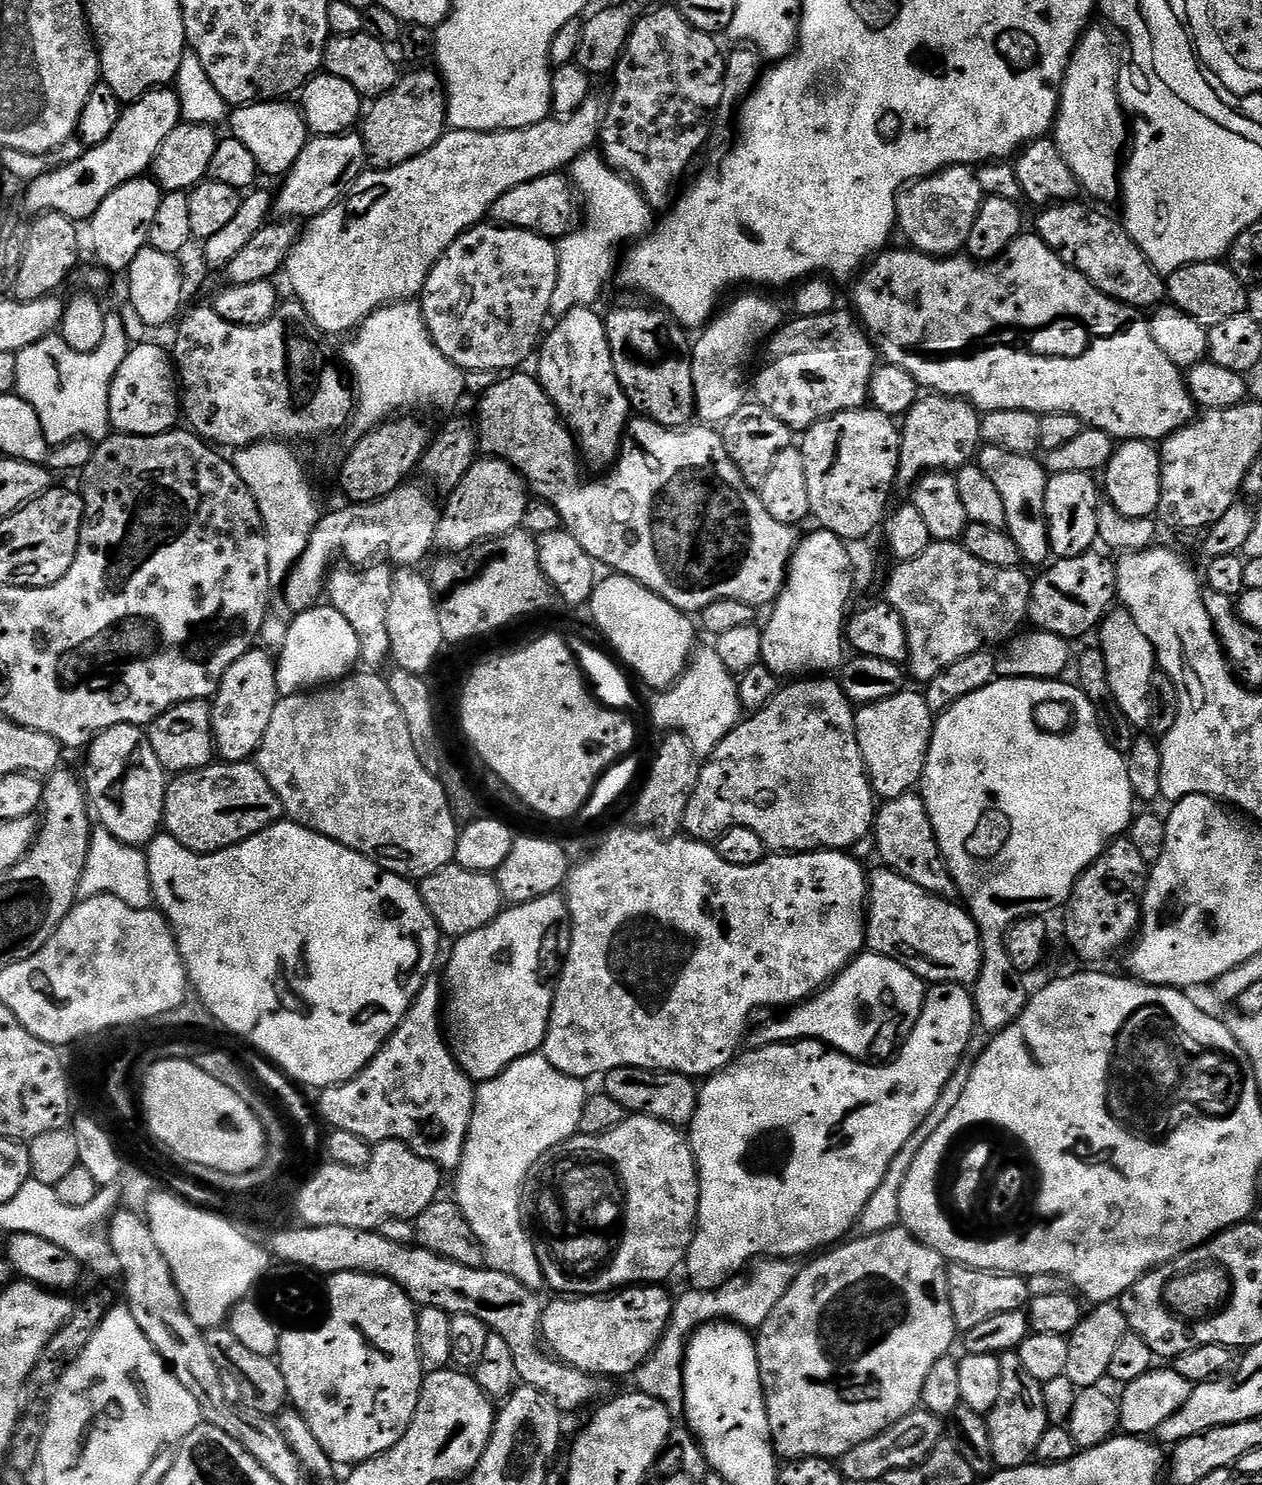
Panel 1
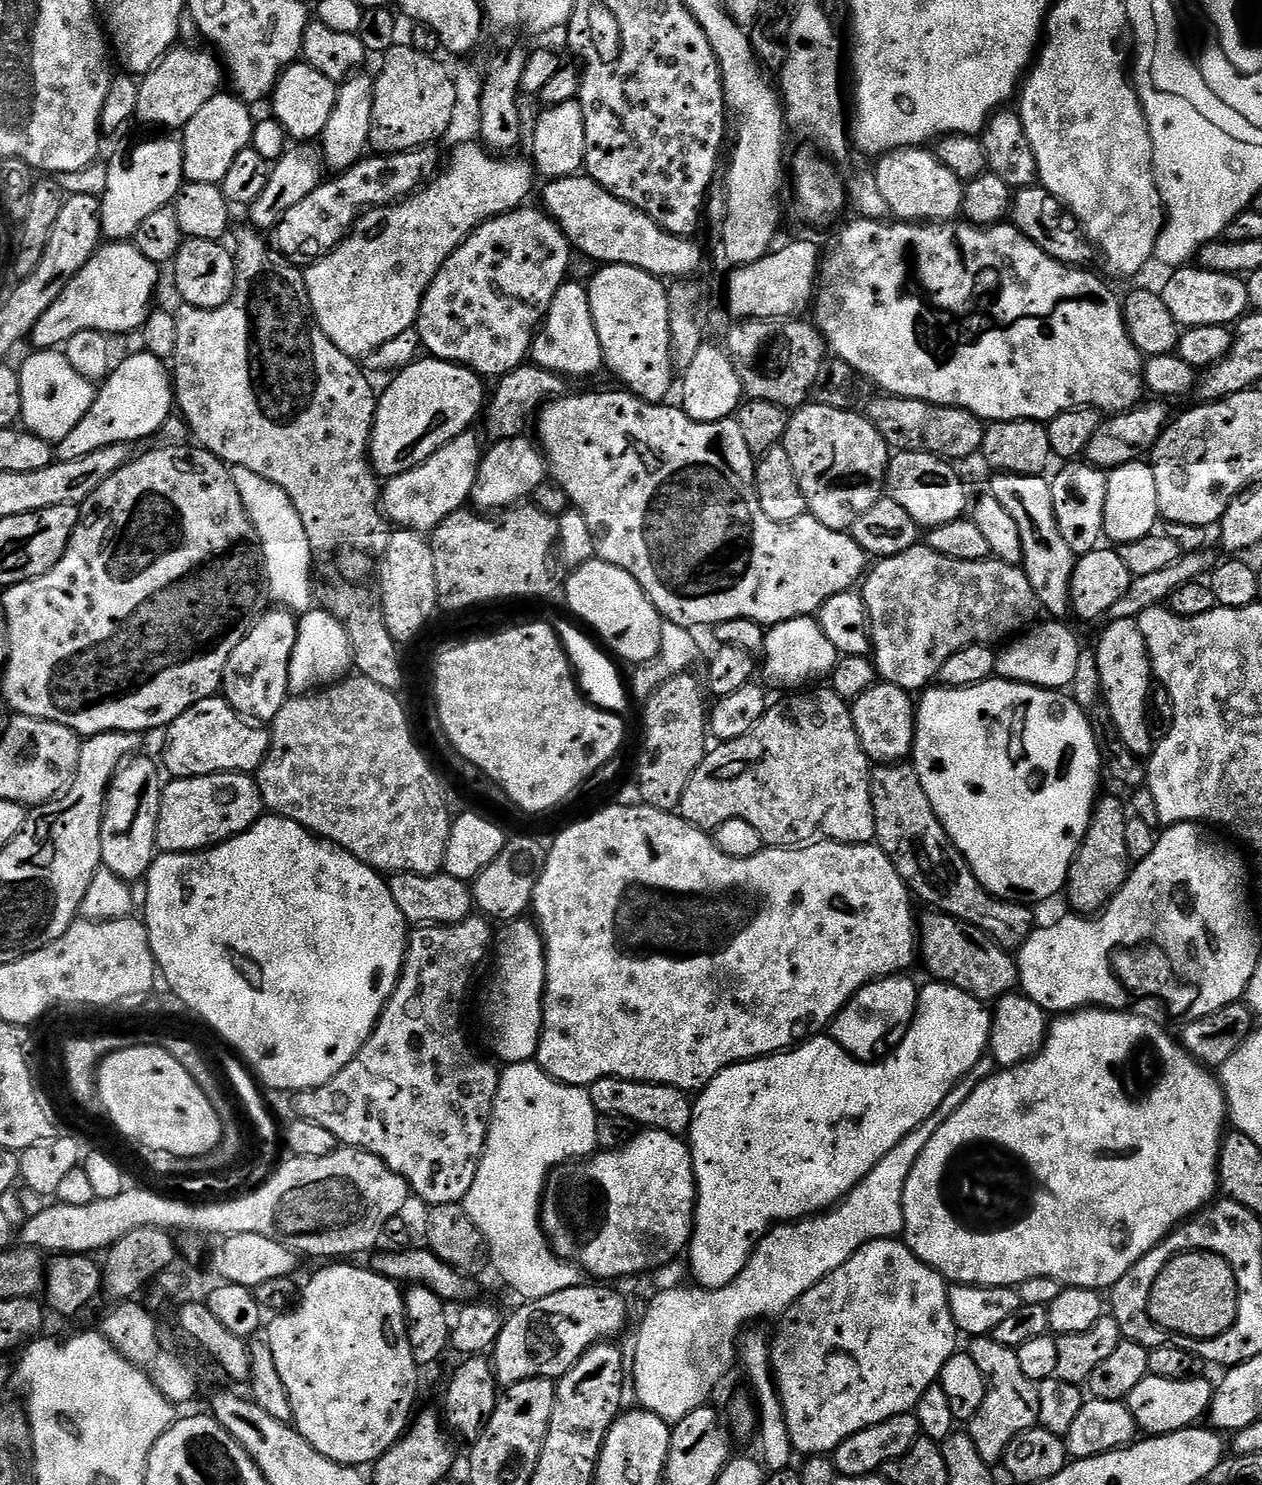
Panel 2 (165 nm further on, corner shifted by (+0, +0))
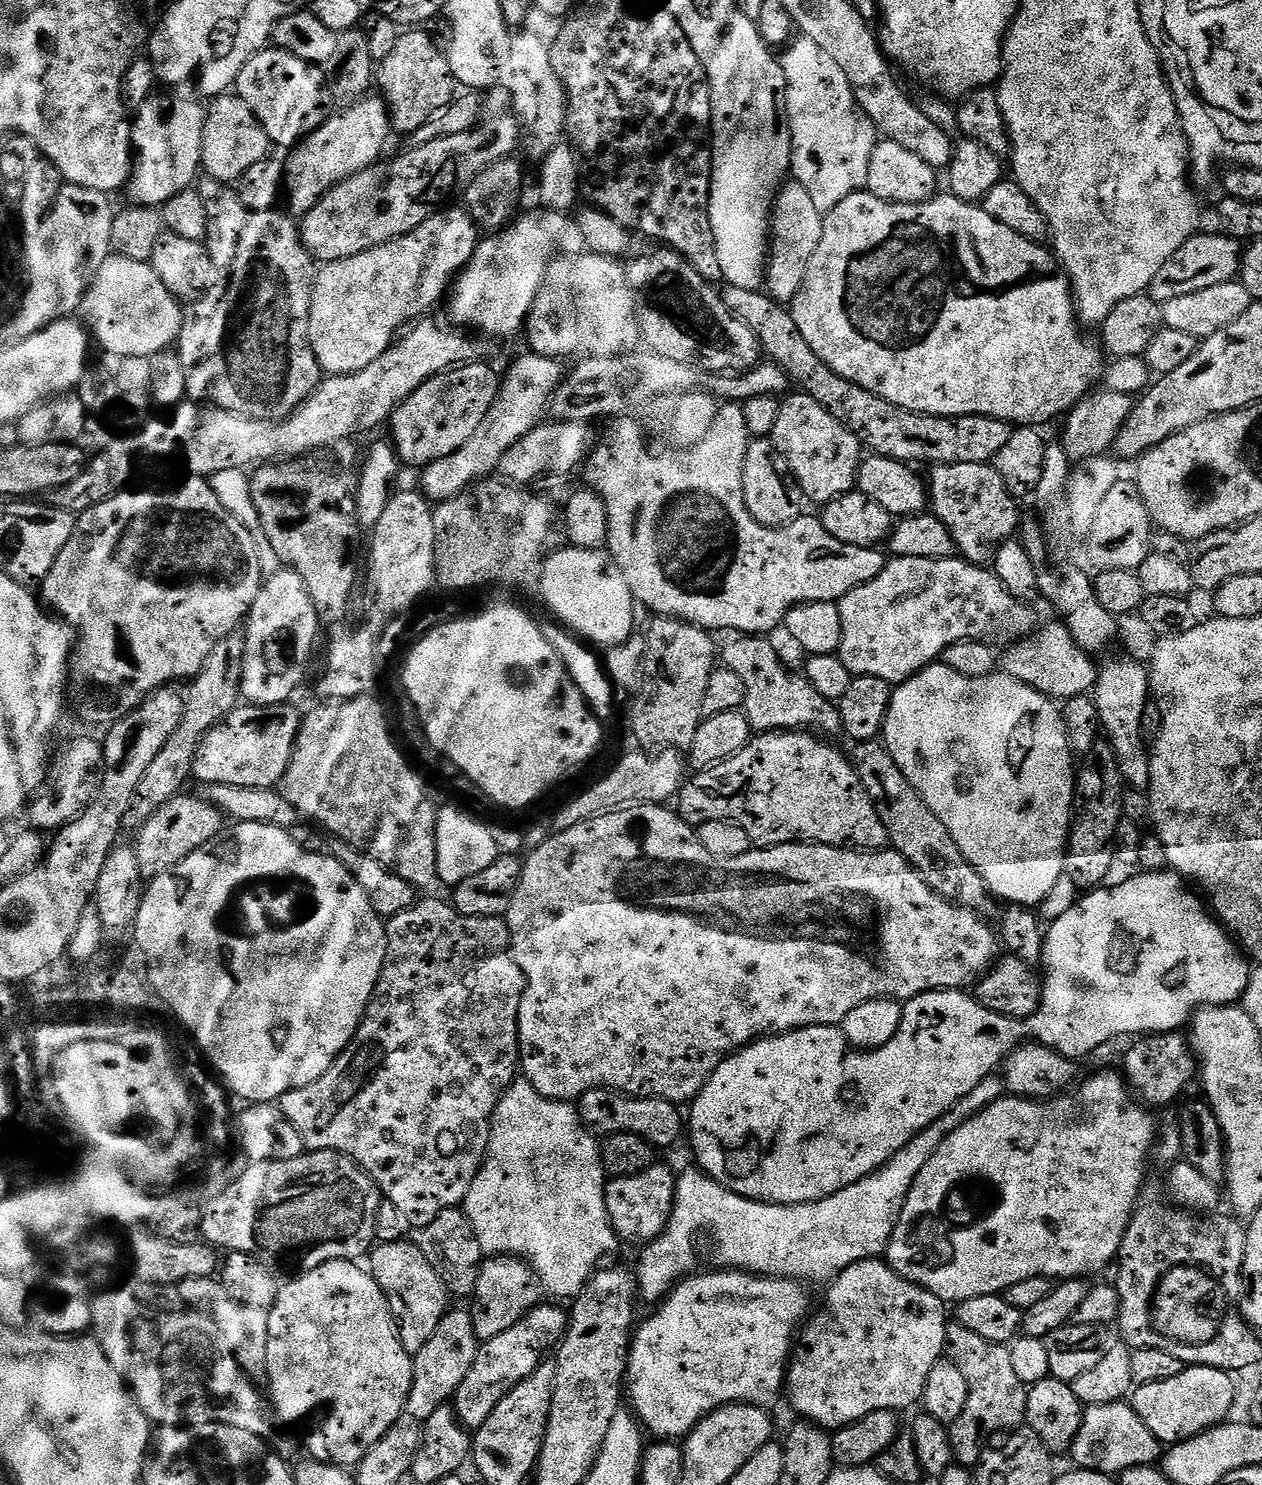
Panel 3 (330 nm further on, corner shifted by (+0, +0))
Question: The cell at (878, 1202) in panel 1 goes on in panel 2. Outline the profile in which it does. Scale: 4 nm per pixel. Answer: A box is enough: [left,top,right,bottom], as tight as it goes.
[634,1055,998,1426]

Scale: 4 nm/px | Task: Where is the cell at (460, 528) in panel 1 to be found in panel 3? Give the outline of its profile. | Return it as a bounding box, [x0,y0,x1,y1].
[502,420,592,486]

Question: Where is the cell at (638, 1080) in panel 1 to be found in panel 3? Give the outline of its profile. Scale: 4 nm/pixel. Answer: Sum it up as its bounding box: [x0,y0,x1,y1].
[578,1088,686,1149]

